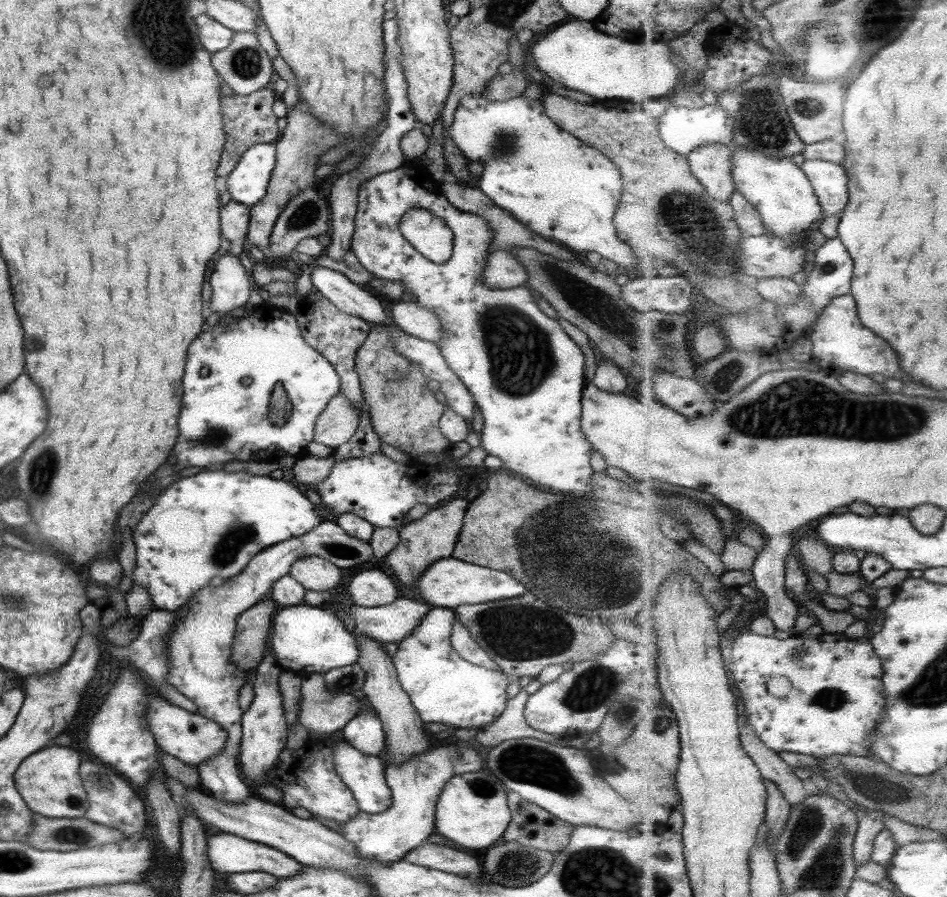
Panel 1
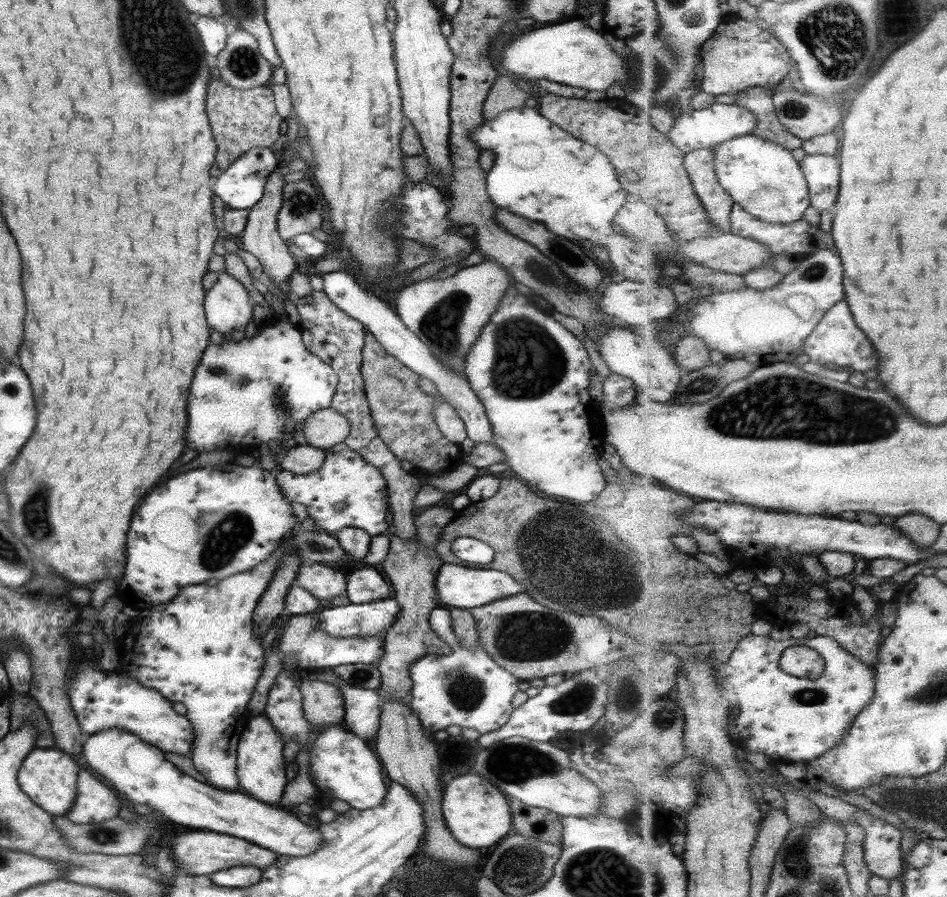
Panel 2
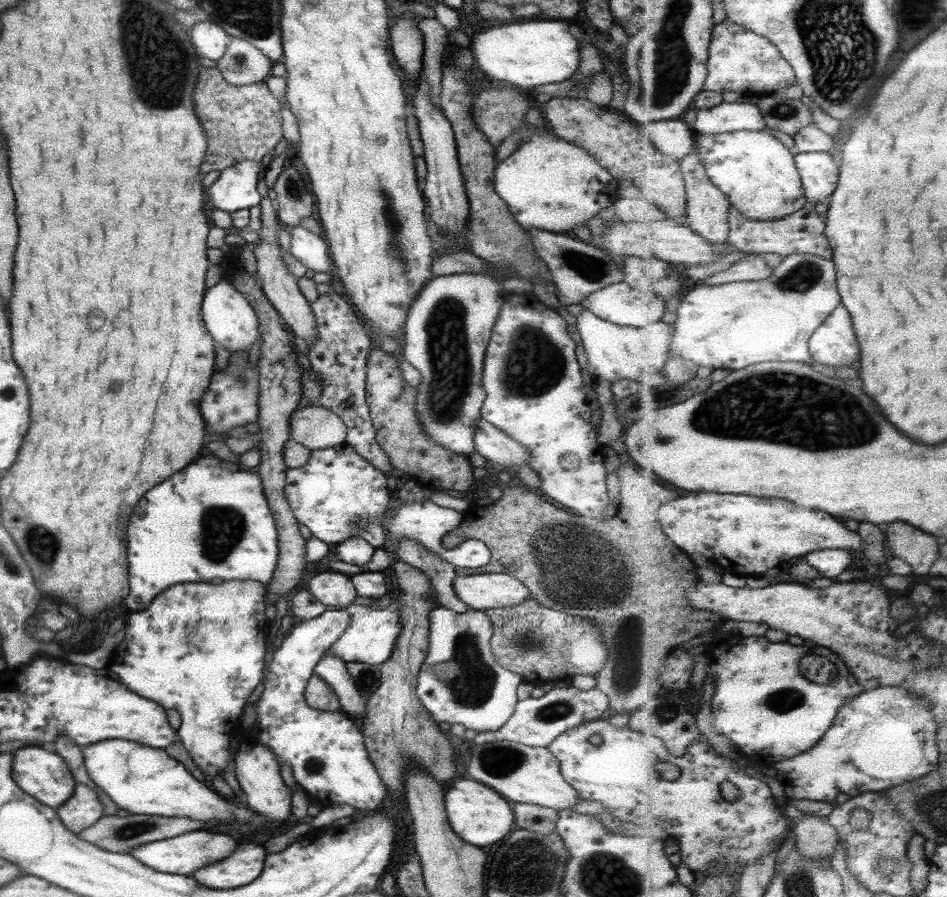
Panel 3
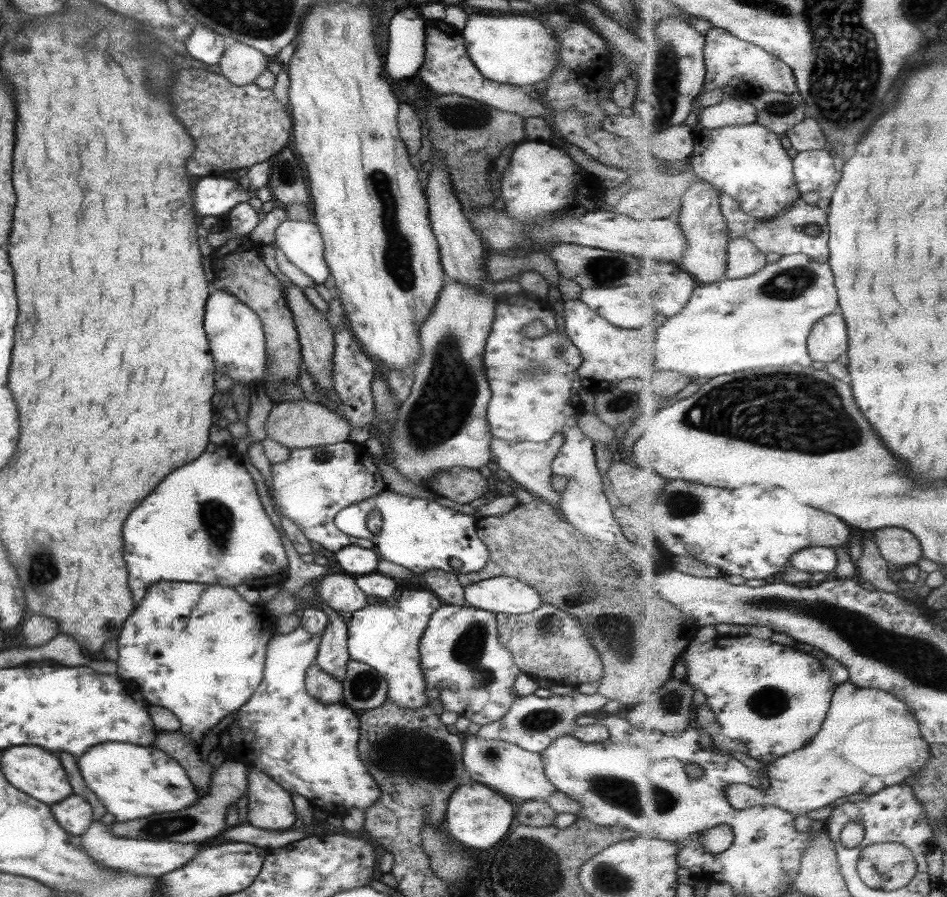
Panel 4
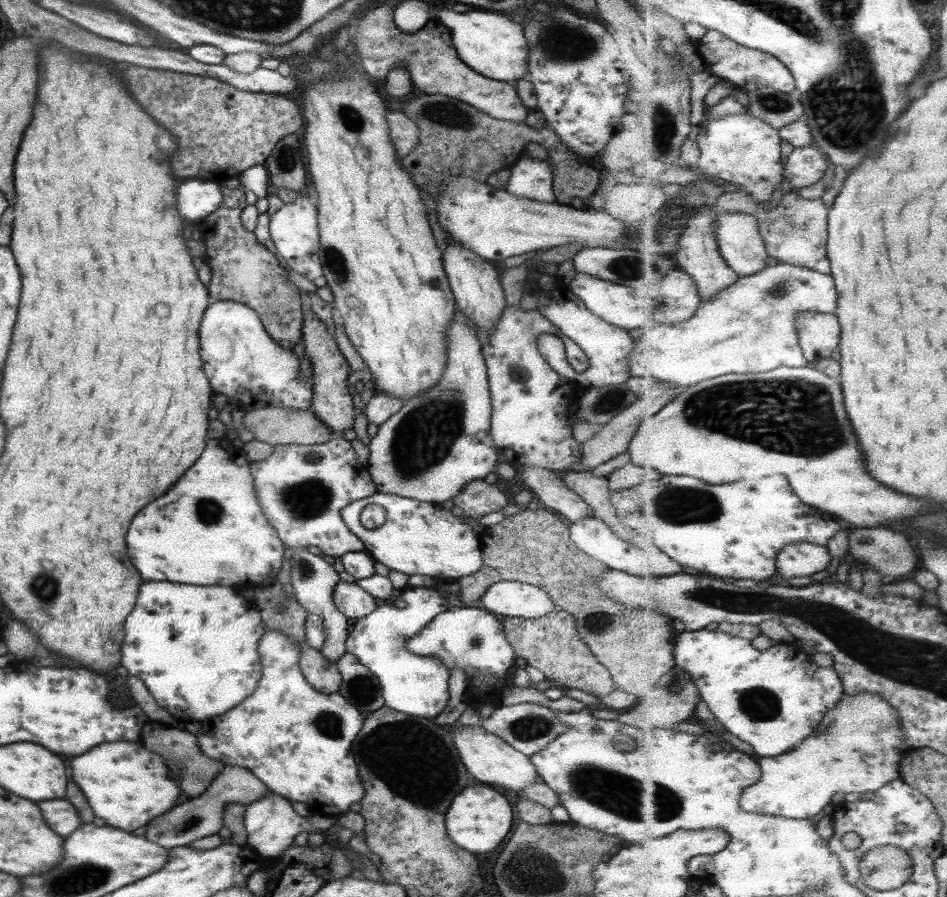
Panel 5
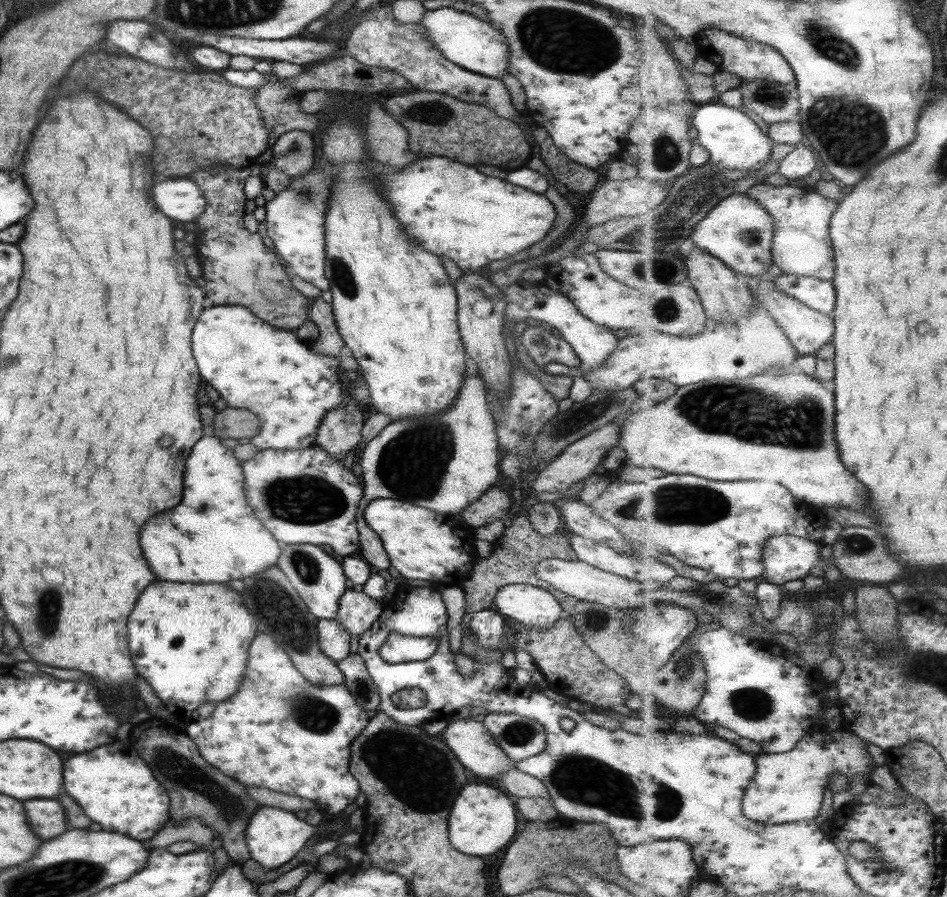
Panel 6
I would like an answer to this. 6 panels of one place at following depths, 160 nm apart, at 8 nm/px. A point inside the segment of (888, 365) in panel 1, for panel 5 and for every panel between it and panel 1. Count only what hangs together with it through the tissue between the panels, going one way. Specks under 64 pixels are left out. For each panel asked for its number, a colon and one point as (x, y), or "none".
2: (837, 342)
3: (834, 344)
4: (828, 340)
5: (820, 333)

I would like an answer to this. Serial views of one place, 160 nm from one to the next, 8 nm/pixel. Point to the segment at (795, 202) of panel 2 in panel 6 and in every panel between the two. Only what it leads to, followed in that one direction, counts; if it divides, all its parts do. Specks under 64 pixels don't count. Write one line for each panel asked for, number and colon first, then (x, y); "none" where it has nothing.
3: (758, 172)
4: (748, 162)
5: (738, 148)
6: (735, 142)

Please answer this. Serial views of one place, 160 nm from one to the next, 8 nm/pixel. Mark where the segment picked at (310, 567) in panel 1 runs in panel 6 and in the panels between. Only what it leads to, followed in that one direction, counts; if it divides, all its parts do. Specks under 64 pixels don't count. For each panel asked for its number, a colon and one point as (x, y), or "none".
2: (324, 583)
3: (333, 589)
4: (338, 591)
5: (348, 598)
6: (356, 611)

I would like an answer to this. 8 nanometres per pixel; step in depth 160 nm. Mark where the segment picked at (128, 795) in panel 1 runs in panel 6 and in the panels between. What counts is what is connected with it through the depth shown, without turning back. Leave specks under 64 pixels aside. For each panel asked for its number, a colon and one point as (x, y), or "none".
2: (94, 803)
3: (83, 809)
4: (73, 814)
5: (63, 819)
6: (46, 818)

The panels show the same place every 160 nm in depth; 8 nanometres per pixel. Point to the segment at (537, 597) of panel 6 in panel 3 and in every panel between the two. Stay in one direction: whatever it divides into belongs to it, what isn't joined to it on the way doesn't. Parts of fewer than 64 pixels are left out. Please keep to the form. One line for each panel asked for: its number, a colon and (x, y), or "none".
3: (482, 591)
4: (501, 594)
5: (509, 598)

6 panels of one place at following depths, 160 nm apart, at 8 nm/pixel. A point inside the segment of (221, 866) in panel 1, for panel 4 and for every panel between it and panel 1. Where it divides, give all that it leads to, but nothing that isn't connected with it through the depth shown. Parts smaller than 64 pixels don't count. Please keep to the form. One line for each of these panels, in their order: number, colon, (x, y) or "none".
2: (201, 853)
3: (183, 854)
4: (144, 857)

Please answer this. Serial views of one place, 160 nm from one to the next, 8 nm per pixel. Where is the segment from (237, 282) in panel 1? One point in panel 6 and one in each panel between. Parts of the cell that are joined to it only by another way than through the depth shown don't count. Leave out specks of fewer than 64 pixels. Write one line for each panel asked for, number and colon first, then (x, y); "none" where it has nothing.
2: (227, 305)
3: (231, 321)
4: (234, 333)
5: (240, 360)
6: (254, 366)

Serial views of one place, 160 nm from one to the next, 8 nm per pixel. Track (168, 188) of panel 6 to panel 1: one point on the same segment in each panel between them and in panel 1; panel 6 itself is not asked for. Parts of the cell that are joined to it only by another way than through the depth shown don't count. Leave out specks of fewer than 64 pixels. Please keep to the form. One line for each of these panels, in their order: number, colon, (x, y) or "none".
1: (247, 182)
2: (240, 185)
3: (234, 189)
4: (213, 196)
5: (196, 199)

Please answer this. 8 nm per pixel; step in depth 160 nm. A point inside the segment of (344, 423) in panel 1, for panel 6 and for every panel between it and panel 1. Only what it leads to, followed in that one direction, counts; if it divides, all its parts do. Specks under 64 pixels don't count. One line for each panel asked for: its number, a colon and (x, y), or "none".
2: (324, 429)
3: (314, 427)
4: (297, 424)
5: (275, 426)
6: (231, 423)

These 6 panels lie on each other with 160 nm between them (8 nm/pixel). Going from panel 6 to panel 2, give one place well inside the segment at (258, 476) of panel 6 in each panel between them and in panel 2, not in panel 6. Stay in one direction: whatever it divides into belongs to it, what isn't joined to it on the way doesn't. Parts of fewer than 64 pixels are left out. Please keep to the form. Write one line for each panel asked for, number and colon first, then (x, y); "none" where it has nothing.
2: (346, 491)
3: (336, 489)
4: (310, 487)
5: (301, 489)

